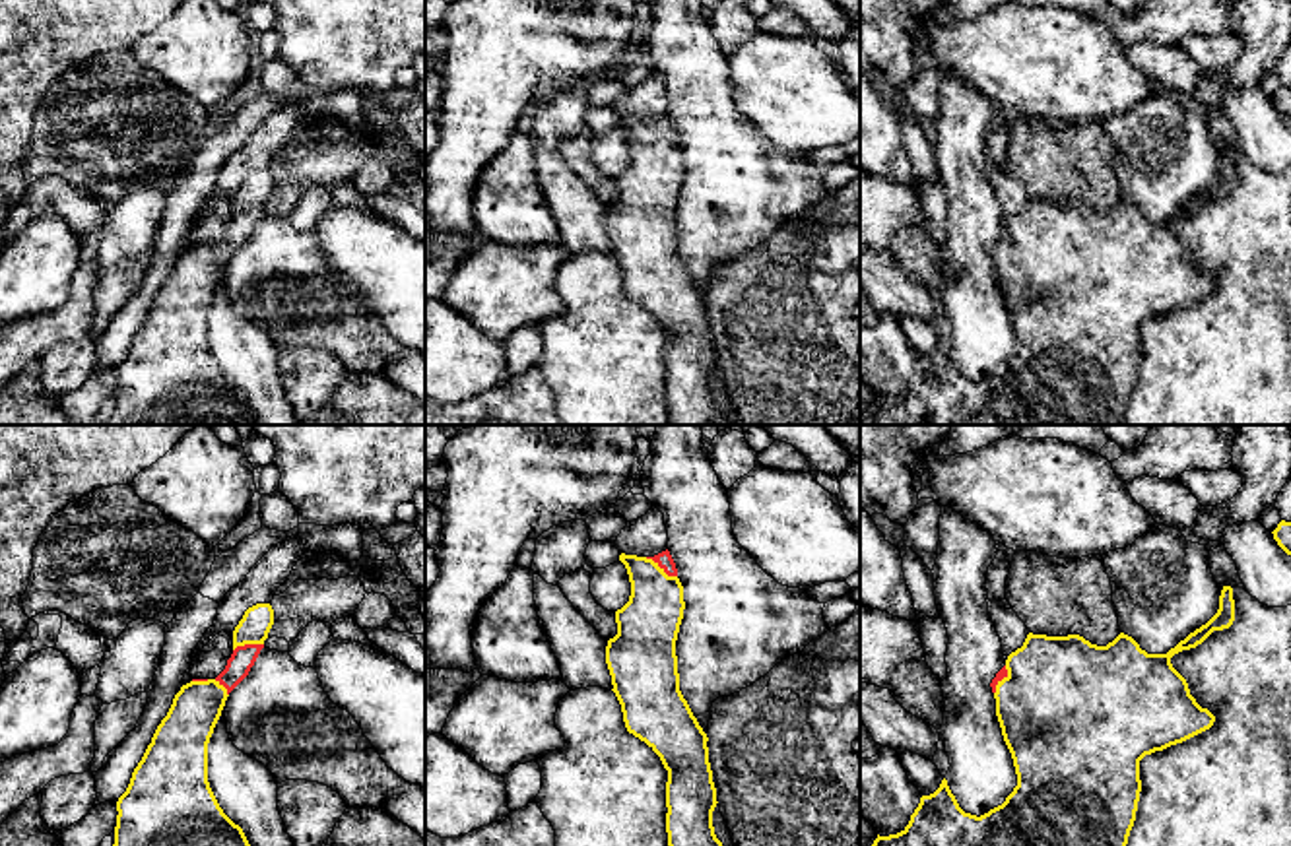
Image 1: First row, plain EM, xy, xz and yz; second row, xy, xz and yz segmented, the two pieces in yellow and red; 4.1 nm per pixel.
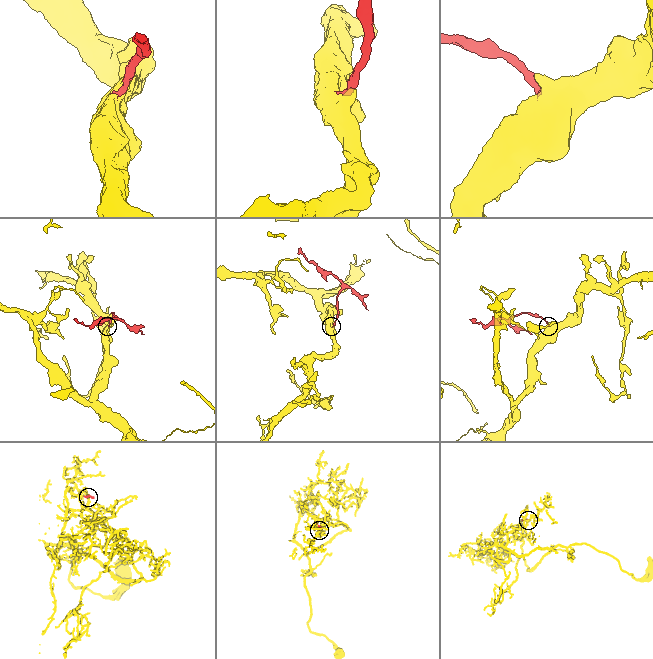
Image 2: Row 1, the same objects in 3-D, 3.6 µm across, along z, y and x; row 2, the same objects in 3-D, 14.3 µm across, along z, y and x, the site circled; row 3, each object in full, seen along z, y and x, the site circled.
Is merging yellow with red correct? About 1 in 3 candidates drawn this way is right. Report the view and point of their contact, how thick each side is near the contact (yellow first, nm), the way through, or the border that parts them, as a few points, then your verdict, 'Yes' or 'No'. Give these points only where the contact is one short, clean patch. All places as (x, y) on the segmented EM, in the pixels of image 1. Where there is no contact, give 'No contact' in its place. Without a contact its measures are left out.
Touches yellow at xz (659, 567). Thickness 260 nm (yellow) against 70 nm. Yes

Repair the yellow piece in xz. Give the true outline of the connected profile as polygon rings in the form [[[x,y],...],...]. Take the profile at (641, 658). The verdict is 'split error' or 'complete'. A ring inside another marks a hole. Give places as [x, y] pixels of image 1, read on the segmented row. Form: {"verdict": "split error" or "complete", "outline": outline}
{"verdict": "split error", "outline": [[[670,551],[619,555],[631,596],[615,611],[617,634],[606,664],[629,733],[645,741],[668,770],[668,846],[722,846],[714,834],[716,788],[707,733],[679,691],[676,640],[683,619],[683,586]]]}

